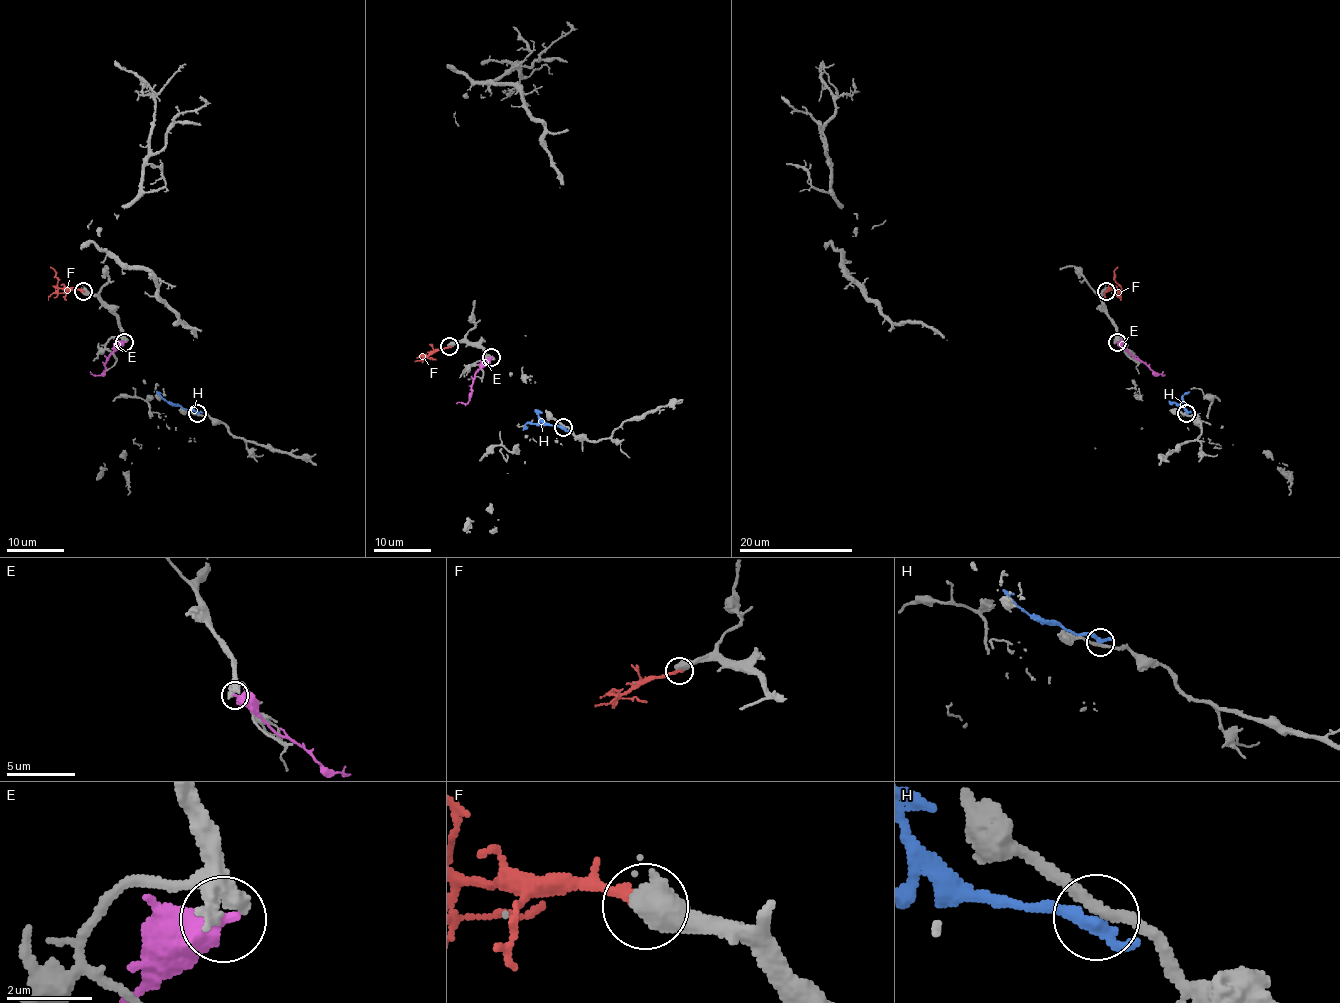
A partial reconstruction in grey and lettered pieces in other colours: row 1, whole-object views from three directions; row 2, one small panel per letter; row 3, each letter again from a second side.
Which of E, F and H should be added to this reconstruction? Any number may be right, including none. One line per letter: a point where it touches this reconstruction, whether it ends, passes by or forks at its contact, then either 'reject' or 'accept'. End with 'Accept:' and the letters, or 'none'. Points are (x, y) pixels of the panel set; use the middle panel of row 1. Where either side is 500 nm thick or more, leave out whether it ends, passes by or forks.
E: (491, 357) | it ends | reject
F: (449, 346) | reject
H: (563, 427) | it ends | reject
Accept: none

